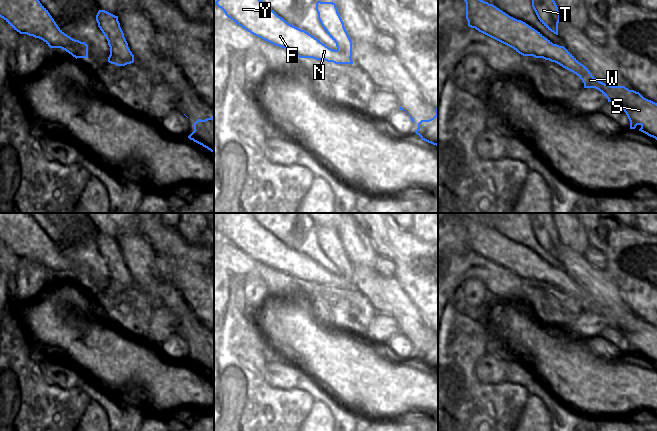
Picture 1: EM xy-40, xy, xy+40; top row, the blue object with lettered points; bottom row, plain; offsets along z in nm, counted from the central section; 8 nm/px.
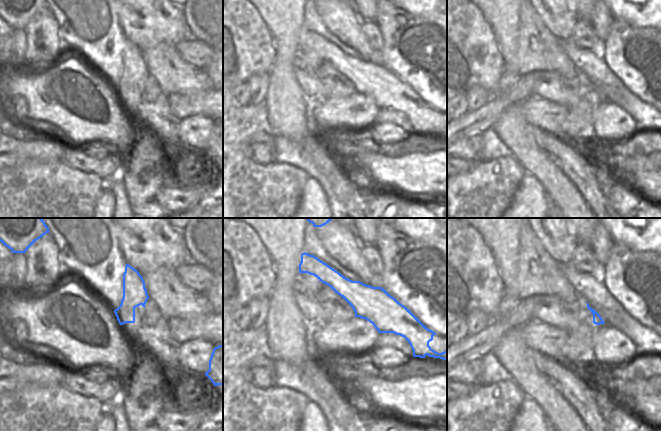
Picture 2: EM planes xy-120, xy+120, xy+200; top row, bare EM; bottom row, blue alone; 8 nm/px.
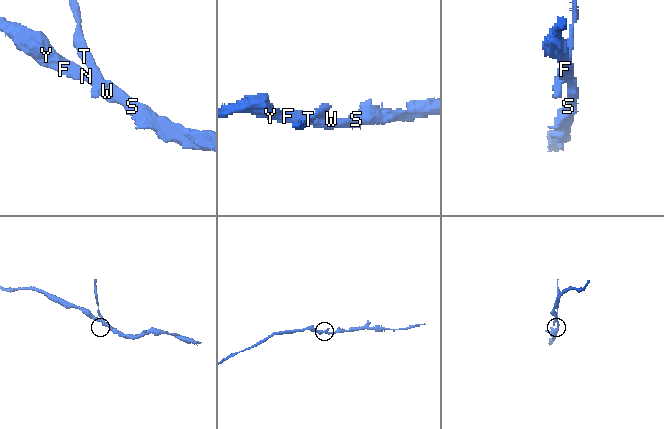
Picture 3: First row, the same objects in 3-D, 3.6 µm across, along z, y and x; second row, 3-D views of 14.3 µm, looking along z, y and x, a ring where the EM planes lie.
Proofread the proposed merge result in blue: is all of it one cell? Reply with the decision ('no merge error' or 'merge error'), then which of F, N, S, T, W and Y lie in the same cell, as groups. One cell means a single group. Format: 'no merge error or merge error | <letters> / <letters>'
merge error | F N S W Y / T

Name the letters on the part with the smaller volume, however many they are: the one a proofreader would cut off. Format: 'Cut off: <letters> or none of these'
Cut off: T

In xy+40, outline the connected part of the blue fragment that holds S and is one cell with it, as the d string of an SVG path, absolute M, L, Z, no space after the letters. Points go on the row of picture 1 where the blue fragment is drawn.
M483 0L464 1L466 3L466 19L469 27L475 28L479 32L513 48L523 56L543 58L573 72L580 77L584 83L584 88L599 90L608 99L608 102L619 106L630 121L630 129L635 129L637 125L640 125L639 131L657 140L657 103L644 98L639 92L629 90L625 86L611 86L597 80L588 68L581 64L564 46L553 44L537 30L525 22L509 16L493 4Z

